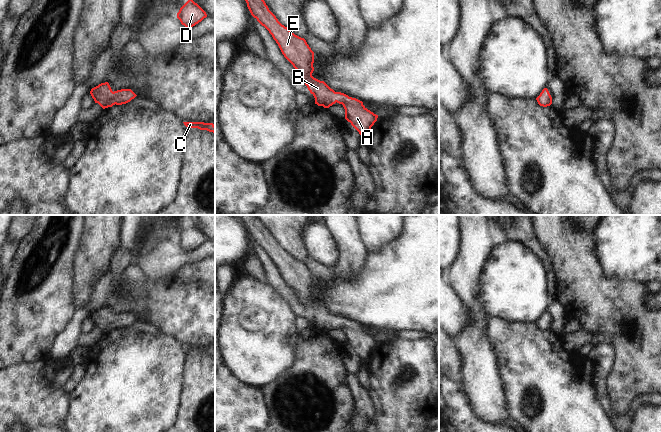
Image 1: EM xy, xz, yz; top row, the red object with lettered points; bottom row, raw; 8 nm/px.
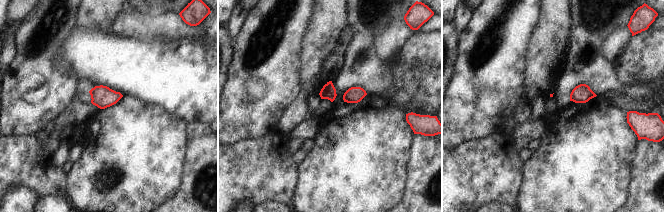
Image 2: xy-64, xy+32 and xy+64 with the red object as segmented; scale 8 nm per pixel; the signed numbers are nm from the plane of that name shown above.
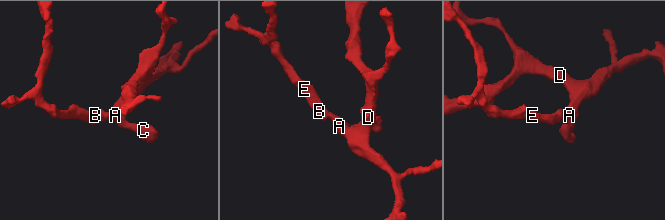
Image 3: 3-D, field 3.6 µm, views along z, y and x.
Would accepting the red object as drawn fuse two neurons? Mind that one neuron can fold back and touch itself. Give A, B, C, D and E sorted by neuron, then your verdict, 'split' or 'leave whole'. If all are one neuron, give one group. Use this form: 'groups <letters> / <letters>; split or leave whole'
groups A B C D E; leave whole

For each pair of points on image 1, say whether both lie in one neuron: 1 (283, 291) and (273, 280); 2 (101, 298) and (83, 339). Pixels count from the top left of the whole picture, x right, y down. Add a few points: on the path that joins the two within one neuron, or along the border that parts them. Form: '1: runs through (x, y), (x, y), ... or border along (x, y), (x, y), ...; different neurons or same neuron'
1: runs through (281, 288), (276, 283); same neuron
2: border along (81, 332), (76, 345); different neurons

